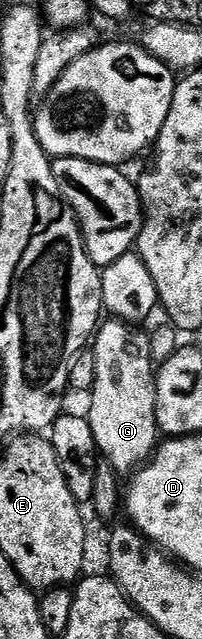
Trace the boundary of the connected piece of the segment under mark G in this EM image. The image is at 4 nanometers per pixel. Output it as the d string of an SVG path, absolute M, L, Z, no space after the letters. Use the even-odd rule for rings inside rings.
M107 320L98 327L93 335L97 380L89 395L91 411L86 411L85 417L93 428L93 440L97 440L97 448L102 461L110 464L112 470L120 476L127 476L138 470L154 455L161 442L159 425L155 416L155 372L157 366L154 361L151 363L151 342L139 330L142 329L135 324Z

